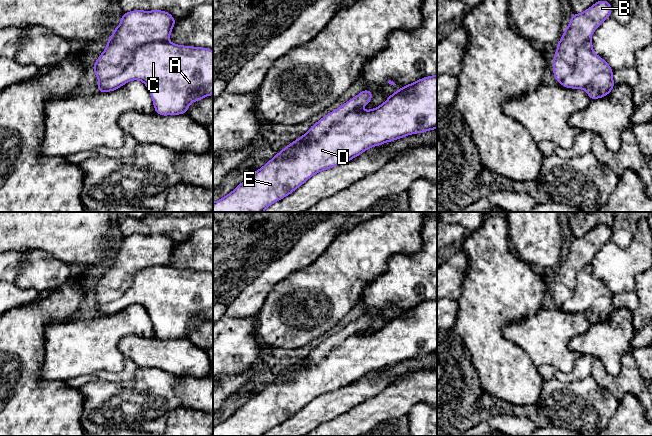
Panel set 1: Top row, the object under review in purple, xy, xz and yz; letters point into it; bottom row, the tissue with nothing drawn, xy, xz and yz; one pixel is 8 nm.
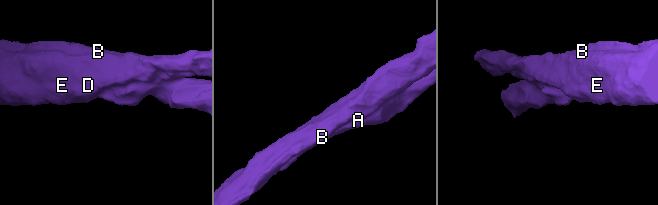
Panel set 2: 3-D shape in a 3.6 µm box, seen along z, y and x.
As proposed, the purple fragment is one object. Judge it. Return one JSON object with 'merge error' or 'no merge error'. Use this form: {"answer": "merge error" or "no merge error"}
{"answer": "merge error"}

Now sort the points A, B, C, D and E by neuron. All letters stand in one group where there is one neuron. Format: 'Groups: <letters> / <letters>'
Groups: A C D E / B

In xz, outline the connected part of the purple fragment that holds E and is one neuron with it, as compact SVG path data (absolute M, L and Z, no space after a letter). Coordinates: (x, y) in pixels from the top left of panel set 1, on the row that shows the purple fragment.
M437 74L421 78L412 86L411 92L392 95L372 110L349 112L318 140L308 140L306 134L300 136L233 191L213 202L213 212L263 212L315 174L348 162L371 147L437 129Z

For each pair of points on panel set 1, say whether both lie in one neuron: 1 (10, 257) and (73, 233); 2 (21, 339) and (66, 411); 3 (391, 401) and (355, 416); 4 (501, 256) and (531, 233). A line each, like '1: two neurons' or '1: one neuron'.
1: two neurons
2: one neuron
3: one neuron
4: two neurons

